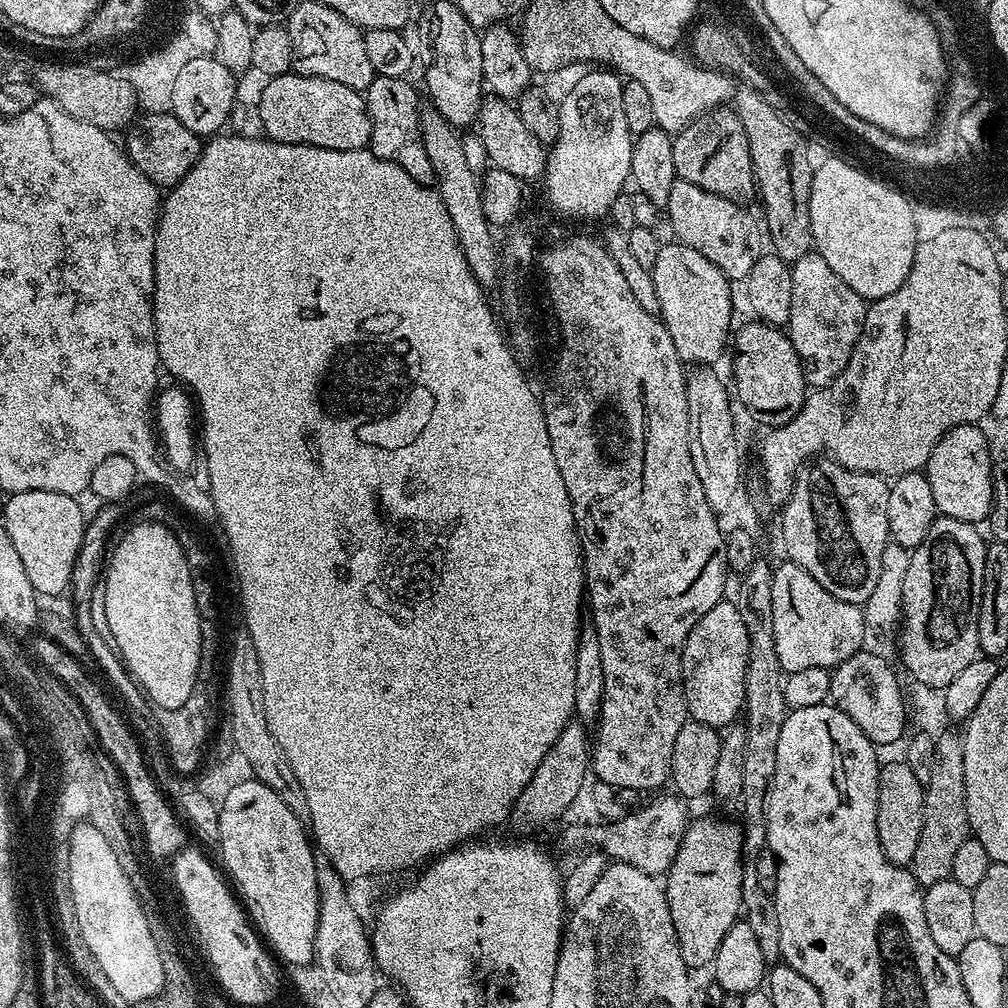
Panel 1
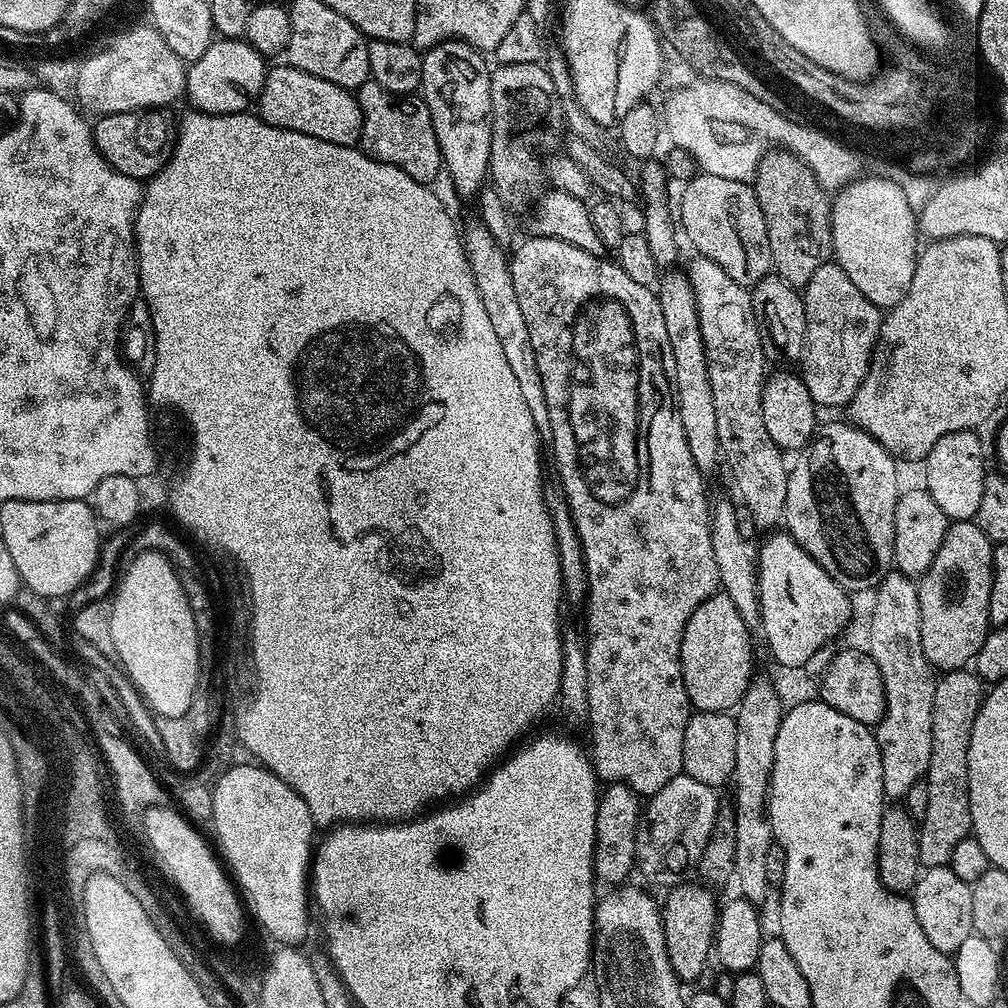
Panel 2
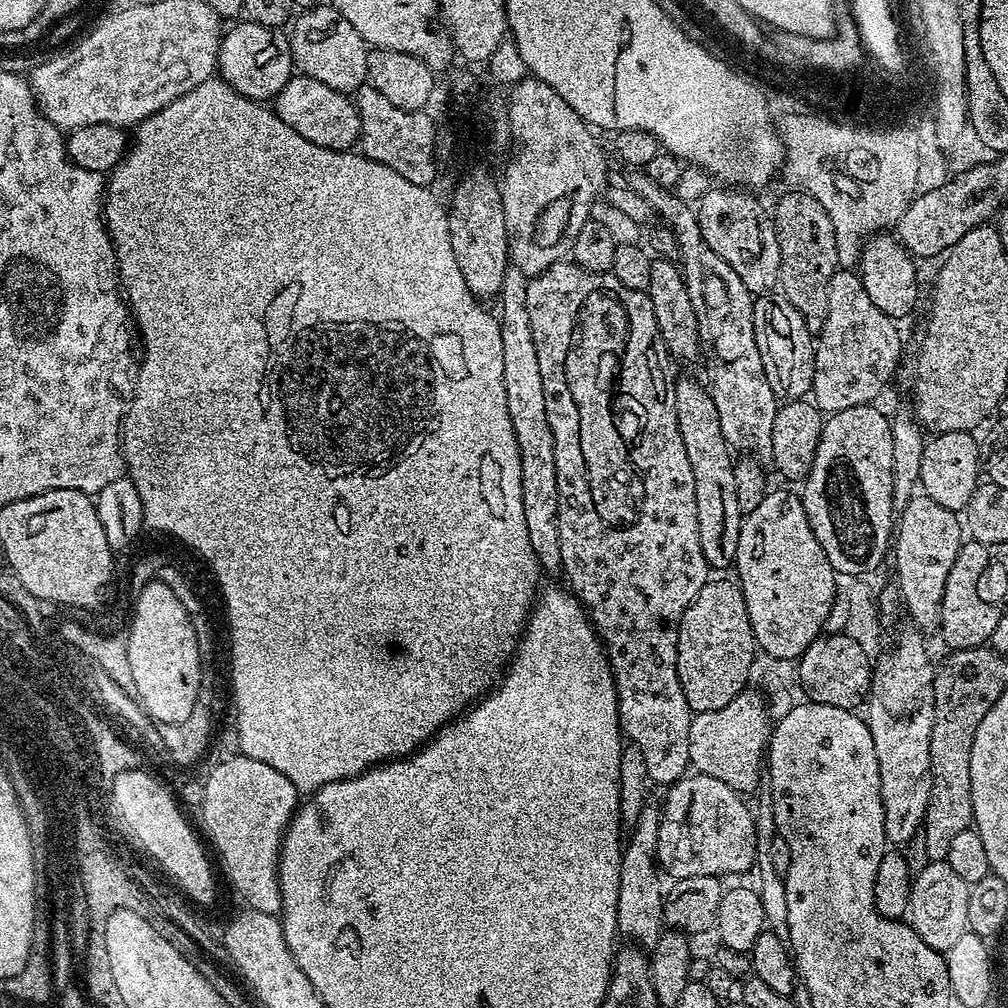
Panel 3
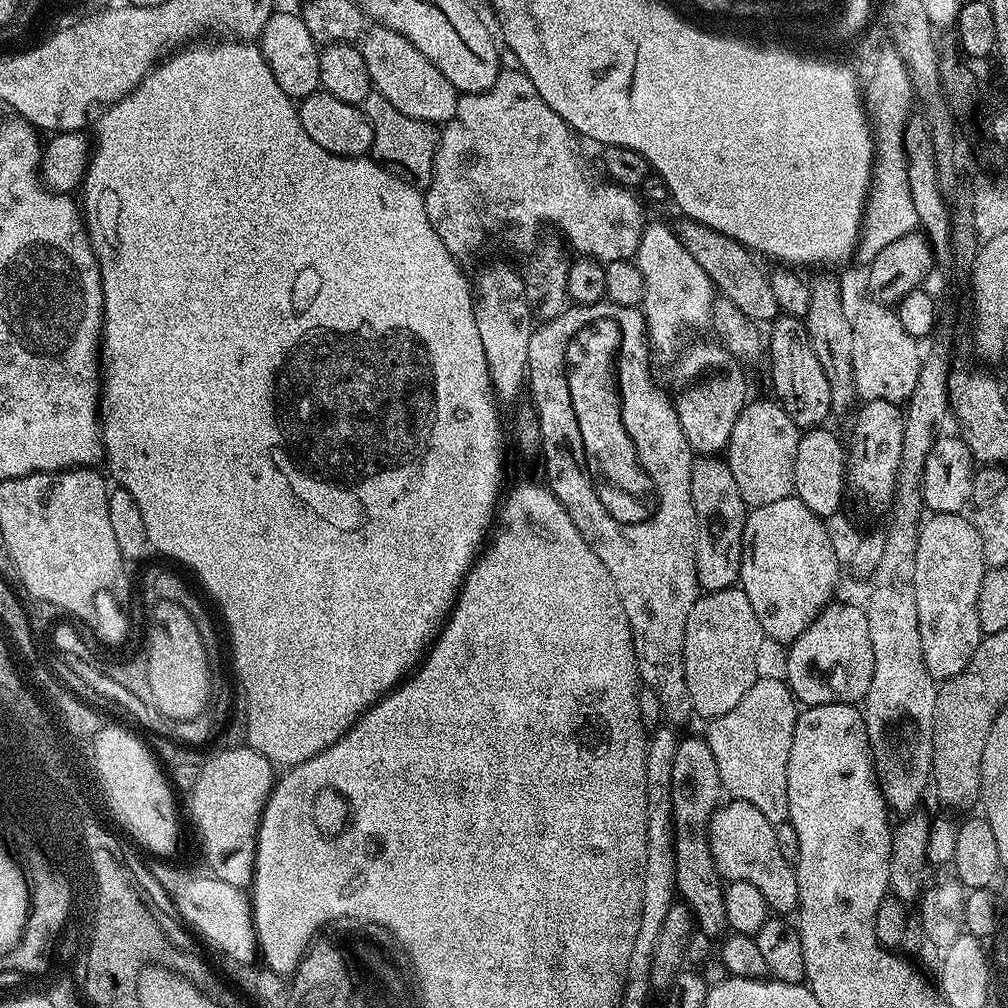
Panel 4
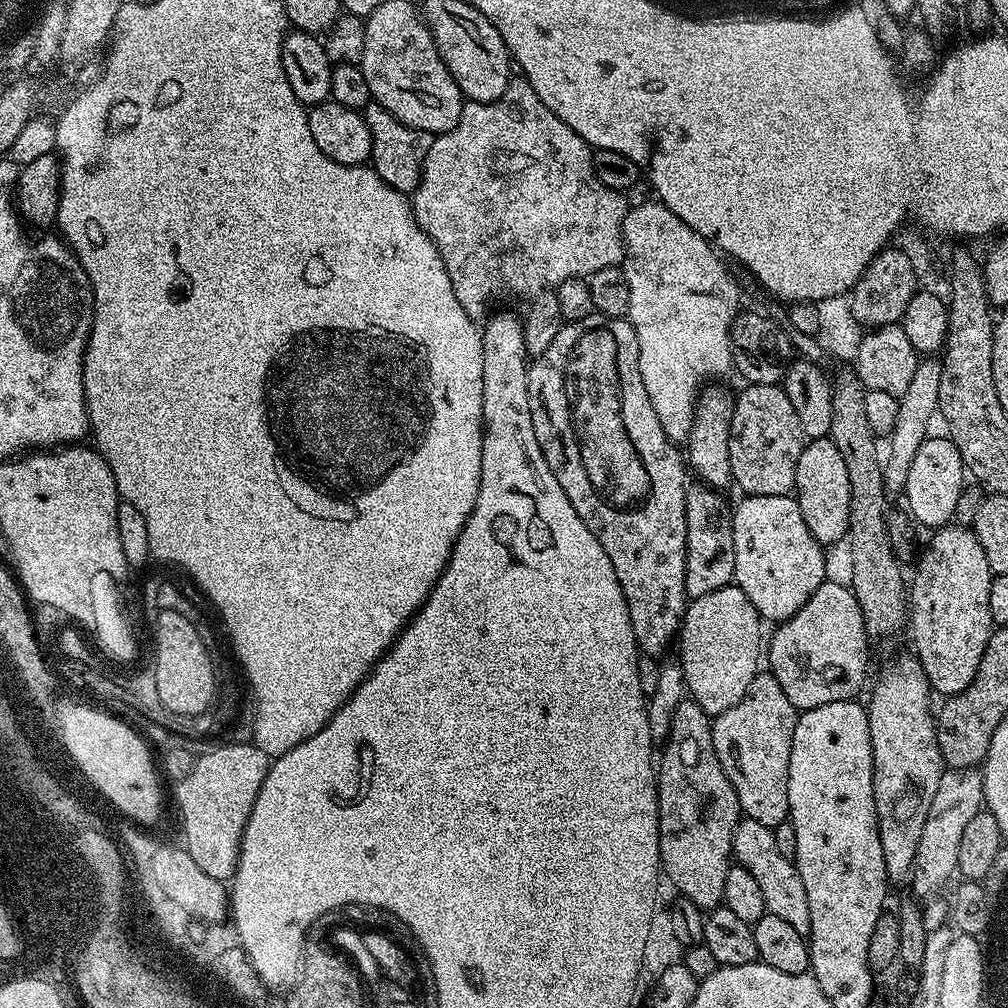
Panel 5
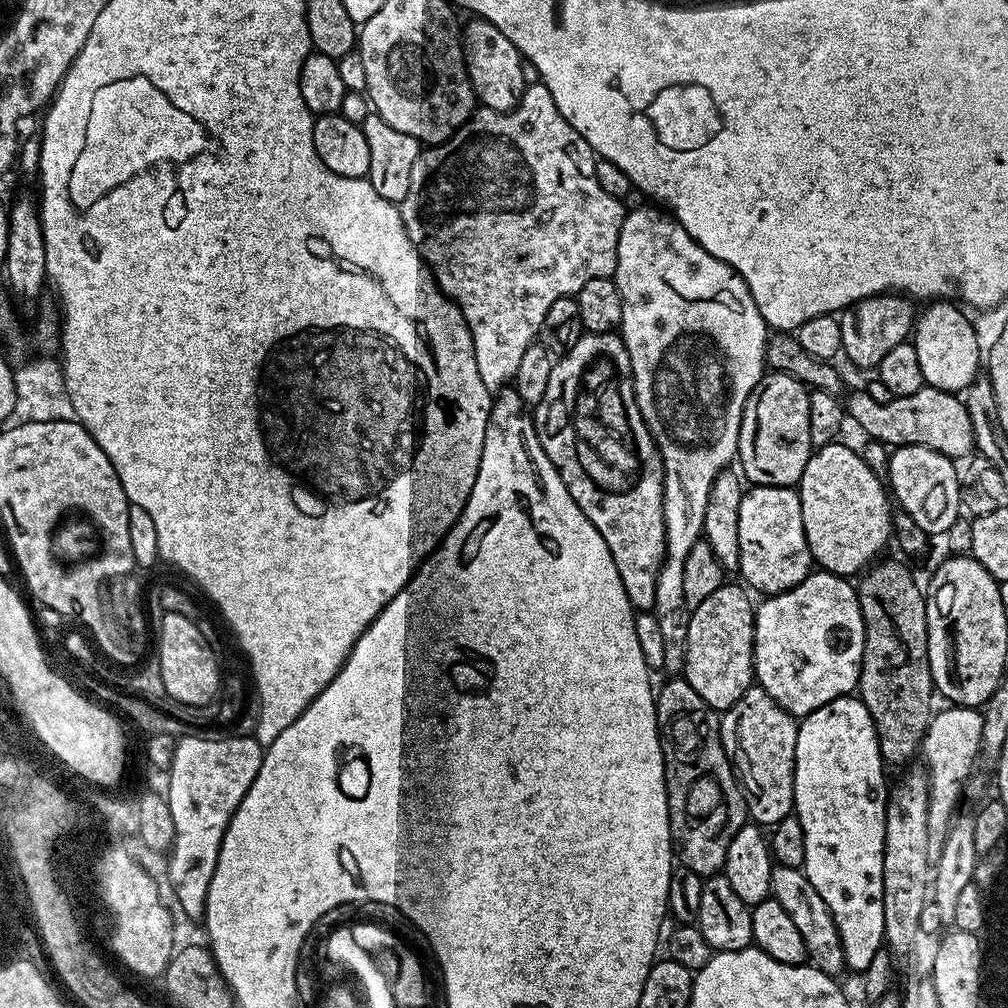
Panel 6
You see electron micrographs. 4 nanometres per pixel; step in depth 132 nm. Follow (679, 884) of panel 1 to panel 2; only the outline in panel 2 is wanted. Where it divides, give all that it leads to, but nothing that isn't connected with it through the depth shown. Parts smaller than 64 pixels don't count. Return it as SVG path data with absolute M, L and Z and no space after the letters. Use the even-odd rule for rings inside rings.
M677 883L671 889L673 892L662 900L664 933L666 948L670 954L670 966L674 966L674 974L681 982L696 980L703 974L704 967L708 964L708 956L710 960L713 955L716 938L718 903L716 904L716 896L712 893L715 891L703 883L695 883Z

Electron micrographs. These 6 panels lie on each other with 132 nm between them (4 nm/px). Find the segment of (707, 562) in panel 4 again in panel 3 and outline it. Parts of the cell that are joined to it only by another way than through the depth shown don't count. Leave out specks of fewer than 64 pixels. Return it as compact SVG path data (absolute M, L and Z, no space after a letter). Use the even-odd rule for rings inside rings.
M690 377L676 380L675 406L678 410L678 428L682 430L682 442L686 442L686 458L690 458L690 470L694 473L694 498L698 502L698 534L702 542L702 554L709 569L731 569L736 562L742 513L739 508L736 464L733 449L729 448L722 434L722 422L718 422L718 410L712 401L712 393Z

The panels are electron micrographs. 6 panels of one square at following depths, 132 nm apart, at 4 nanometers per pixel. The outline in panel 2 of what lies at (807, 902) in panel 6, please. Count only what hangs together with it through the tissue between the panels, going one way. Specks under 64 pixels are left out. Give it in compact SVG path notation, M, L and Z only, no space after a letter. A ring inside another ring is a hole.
M678 775L647 801L636 834L636 861L652 880L671 885L688 867L699 865L702 850L715 833L722 807L717 789L698 782L698 778ZM673 879L673 880L672 880ZM672 880L672 881L671 881Z

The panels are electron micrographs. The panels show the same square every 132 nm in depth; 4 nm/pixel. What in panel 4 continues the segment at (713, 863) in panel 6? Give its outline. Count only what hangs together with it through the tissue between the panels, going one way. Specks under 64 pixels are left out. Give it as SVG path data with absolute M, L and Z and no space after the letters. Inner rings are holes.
M700 738L700 740L684 740L681 739L677 746L677 752L674 754L673 758L673 818L675 820L675 827L680 829L675 833L675 848L676 848L676 884L675 891L679 893L681 897L686 901L689 908L692 909L692 914L695 920L695 923L698 925L698 932L705 936L708 940L716 940L715 942L720 942L725 939L726 936L726 902L724 901L724 889L725 885L722 883L722 877L716 868L712 865L712 856L708 852L708 841L703 835L700 836L696 832L682 832L682 828L700 828L703 829L705 824L710 818L710 807L708 808L708 803L715 798L716 795L721 795L722 789L720 787L720 779L718 778L718 770L714 766L713 755L710 754L710 748L705 739Z

